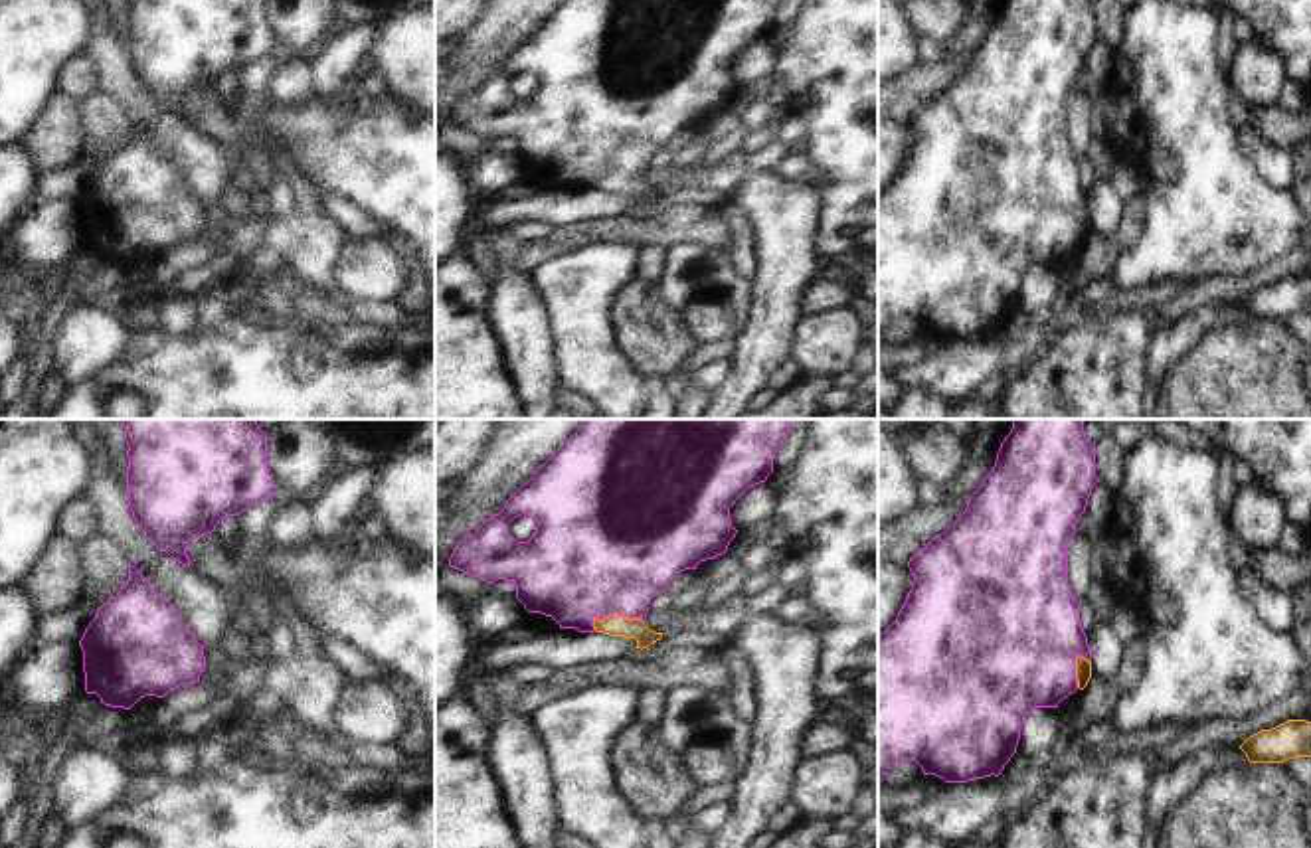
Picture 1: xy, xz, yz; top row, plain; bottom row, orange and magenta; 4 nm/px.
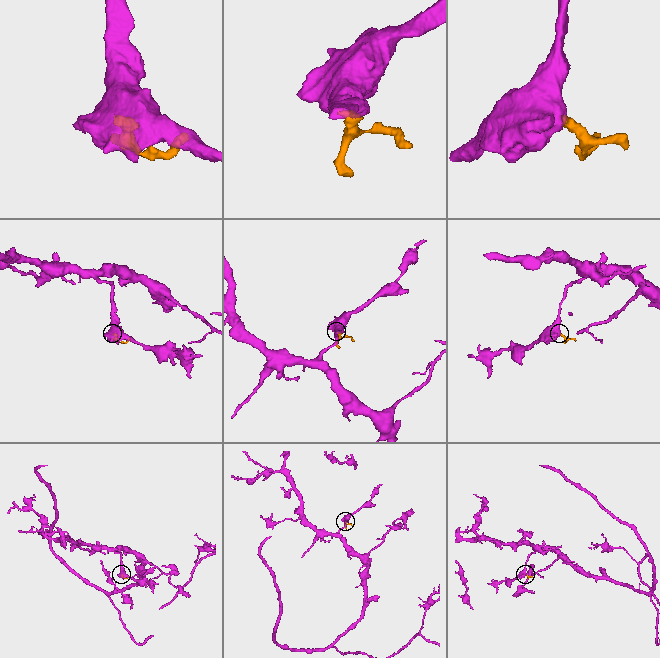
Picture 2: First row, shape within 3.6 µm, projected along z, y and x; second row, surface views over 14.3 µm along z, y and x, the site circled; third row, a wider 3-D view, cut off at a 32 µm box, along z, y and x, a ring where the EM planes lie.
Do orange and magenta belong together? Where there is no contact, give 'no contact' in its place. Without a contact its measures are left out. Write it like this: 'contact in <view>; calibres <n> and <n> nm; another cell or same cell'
contact in xz; calibres 100 and 500 nm; same cell

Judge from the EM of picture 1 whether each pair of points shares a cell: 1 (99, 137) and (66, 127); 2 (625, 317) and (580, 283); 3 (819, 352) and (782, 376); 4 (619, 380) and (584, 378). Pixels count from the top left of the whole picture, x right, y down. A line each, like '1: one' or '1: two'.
1: two
2: two
3: two
4: one

